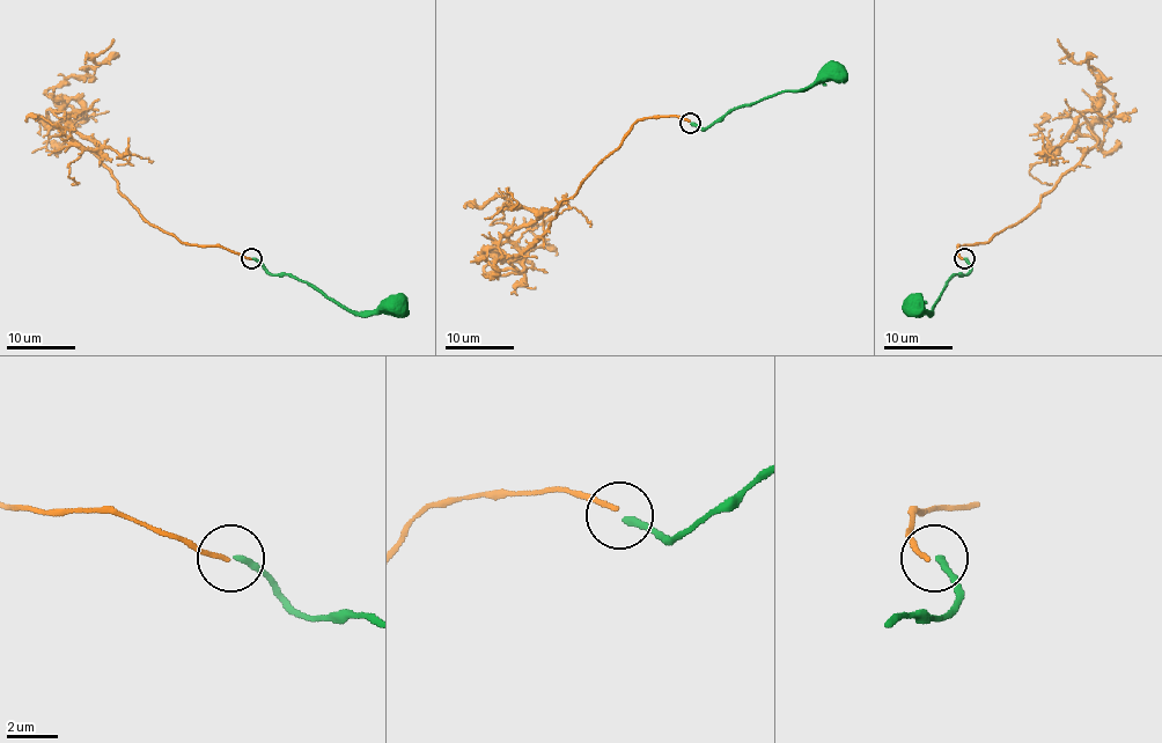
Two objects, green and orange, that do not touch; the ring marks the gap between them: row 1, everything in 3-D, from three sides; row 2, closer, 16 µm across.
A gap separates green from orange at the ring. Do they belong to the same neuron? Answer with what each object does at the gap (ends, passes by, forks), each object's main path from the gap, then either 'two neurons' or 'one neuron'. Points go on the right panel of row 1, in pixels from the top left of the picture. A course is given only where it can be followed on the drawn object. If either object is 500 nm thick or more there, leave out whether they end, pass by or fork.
green ends; orange ends; course green (964, 258), (971, 269), (965, 274), (955, 274), (947, 282), (933, 304), (933, 311), (918, 301), (909, 303); course orange (962, 258), (957, 248), (1031, 214), (1097, 141), (1086, 111), (1110, 116), (1117, 105), (1101, 74), (1057, 38); two neurons

